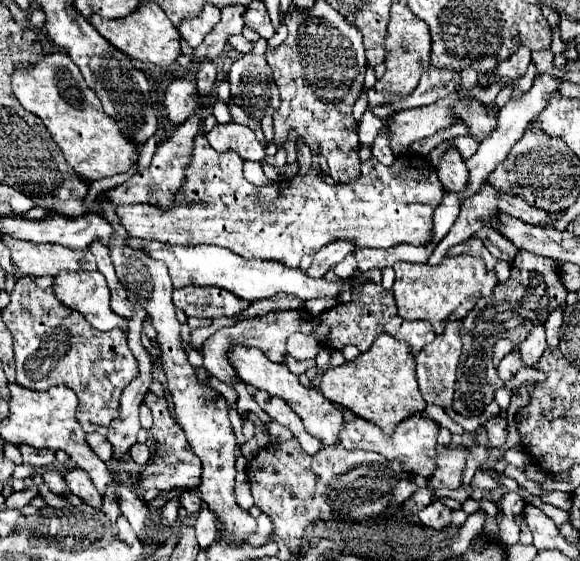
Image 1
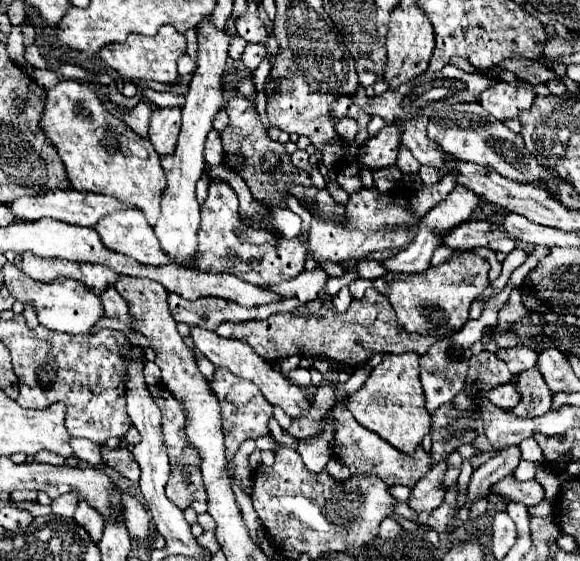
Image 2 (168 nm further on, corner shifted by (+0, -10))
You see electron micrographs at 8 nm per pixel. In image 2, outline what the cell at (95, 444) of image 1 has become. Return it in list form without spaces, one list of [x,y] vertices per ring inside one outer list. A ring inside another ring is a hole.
[[[72,438],[70,446],[74,448],[74,454],[90,464],[90,466],[102,466],[102,454],[100,454],[100,446],[94,442],[88,442],[86,438]]]

